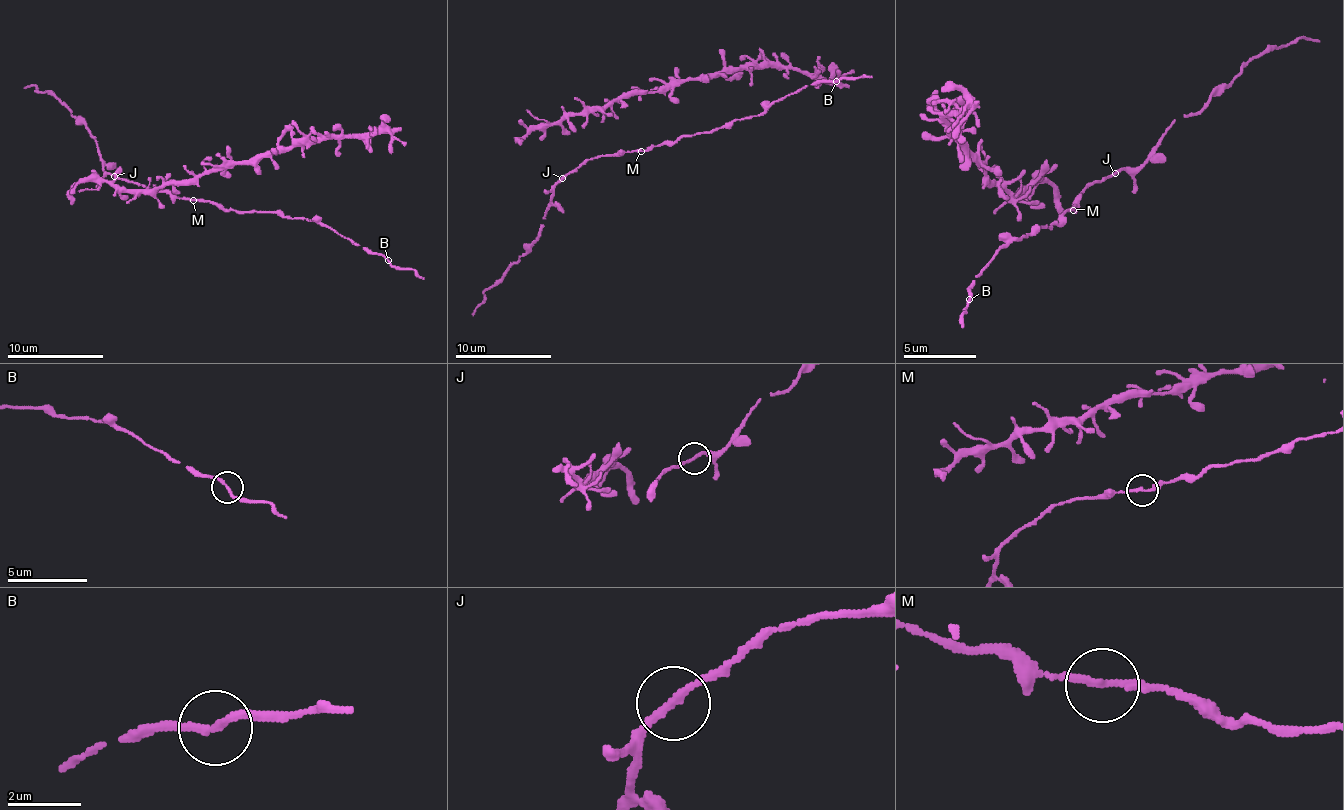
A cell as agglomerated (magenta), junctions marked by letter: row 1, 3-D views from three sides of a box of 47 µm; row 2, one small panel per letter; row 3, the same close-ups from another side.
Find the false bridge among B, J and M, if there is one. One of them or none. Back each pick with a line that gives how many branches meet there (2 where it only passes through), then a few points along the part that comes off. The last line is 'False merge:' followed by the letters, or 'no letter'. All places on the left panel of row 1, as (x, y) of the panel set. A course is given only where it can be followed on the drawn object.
False merge: no letter

